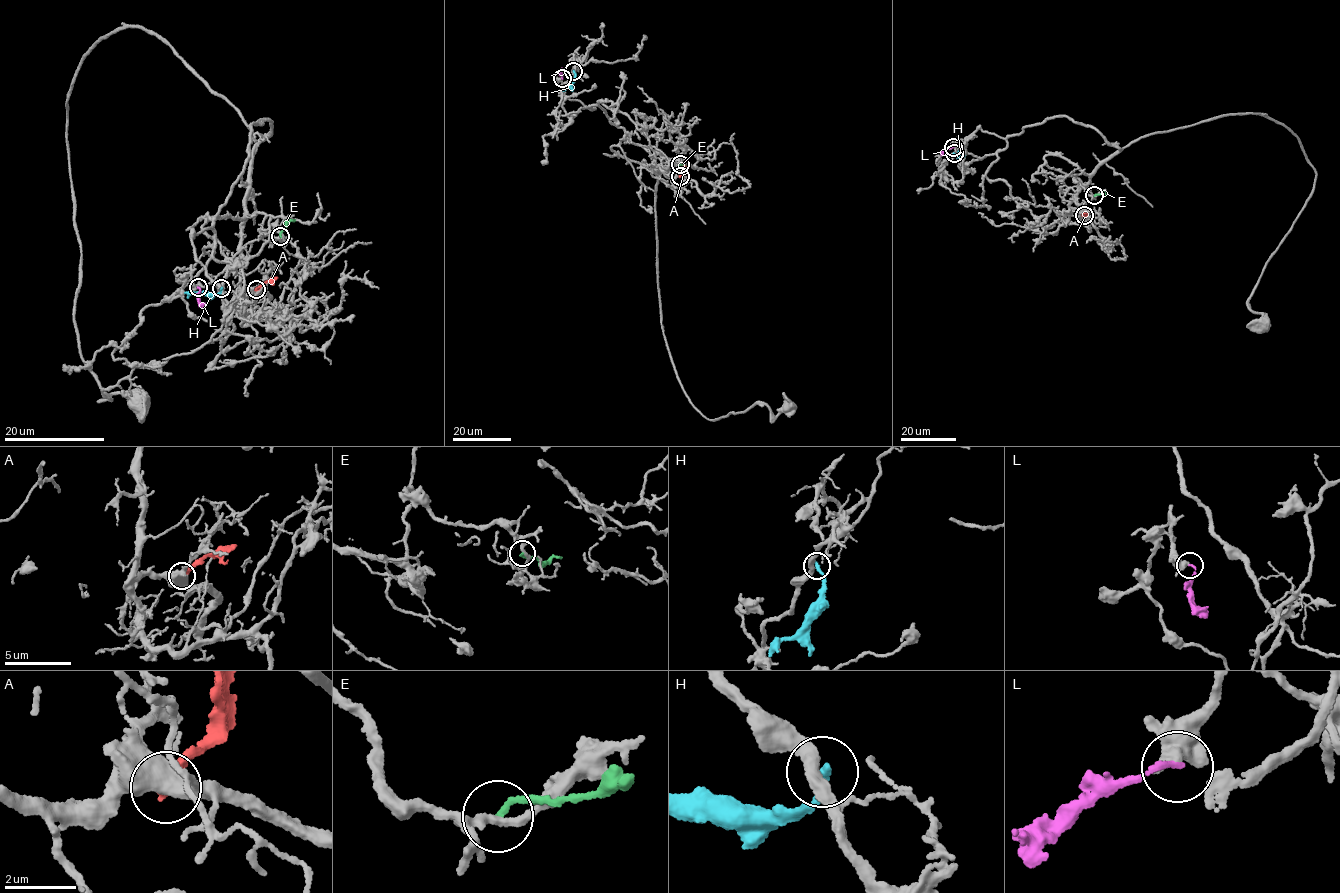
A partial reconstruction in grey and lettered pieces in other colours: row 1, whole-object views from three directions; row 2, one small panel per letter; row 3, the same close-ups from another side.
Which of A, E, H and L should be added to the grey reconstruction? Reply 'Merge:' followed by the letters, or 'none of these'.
Merge: none of these

